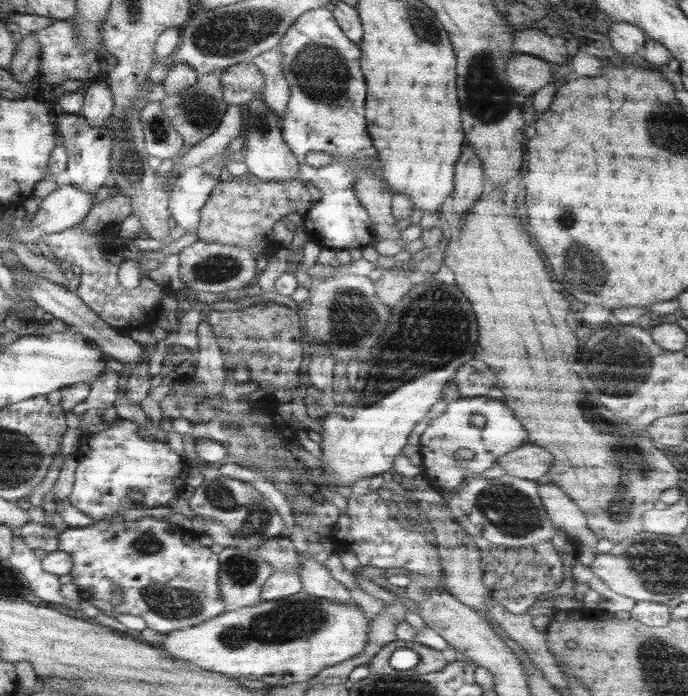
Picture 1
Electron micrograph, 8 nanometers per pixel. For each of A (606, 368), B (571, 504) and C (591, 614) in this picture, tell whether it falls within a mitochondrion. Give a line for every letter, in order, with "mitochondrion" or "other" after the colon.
A: mitochondrion
B: other
C: other

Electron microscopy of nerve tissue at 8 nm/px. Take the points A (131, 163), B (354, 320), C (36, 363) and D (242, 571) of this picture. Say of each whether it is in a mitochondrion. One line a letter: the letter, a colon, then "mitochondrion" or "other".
A: mitochondrion
B: mitochondrion
C: other
D: mitochondrion

